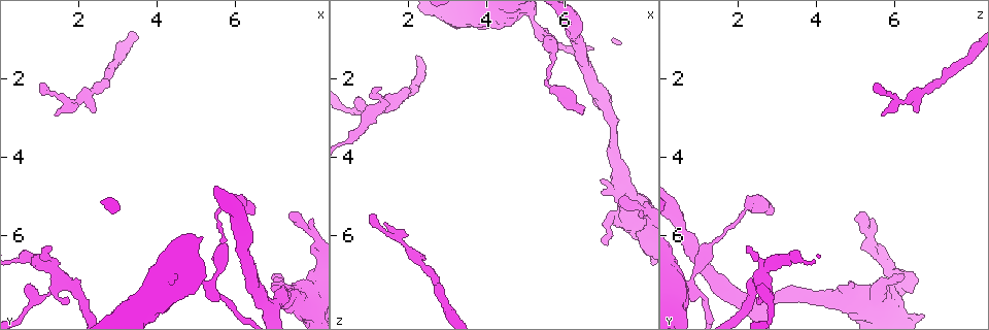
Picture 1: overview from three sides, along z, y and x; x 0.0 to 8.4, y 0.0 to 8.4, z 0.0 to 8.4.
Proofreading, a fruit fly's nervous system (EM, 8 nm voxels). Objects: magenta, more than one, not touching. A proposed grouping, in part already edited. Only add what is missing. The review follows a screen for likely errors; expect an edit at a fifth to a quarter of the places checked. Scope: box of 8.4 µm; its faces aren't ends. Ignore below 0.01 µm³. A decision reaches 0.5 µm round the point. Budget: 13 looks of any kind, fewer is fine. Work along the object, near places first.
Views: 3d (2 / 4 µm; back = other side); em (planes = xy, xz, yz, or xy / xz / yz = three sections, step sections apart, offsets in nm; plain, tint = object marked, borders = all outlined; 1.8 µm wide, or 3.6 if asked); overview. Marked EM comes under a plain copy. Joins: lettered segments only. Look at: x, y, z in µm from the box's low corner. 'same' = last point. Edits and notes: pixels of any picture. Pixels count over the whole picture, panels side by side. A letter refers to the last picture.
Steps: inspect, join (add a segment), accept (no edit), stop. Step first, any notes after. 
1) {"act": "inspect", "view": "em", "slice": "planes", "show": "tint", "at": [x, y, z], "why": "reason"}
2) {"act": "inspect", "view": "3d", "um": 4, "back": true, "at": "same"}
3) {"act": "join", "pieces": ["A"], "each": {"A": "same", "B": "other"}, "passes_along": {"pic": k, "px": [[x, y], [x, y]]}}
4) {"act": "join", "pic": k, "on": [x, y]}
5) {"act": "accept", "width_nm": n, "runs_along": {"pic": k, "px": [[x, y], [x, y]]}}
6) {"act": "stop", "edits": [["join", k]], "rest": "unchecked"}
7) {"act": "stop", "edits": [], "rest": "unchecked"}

{"act": "inspect", "view": "em", "um": 3.6, "slice": "yz", "step": 16, "show": "borders", "at": [1.05, 2.15, 5.40], "why": "thin end"}

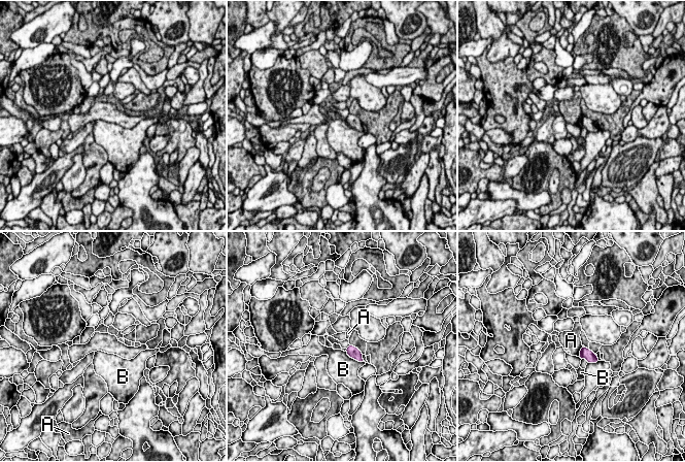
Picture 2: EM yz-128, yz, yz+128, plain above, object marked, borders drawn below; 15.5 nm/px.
{"act": "accept", "each": {"A": "other", "B": "other"}, "border": {"pic": 2, "px": [[582, 345], [578, 356]]}, "found": "no lettered segment goes on from it"}

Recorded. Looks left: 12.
{"act": "inspect", "view": "em", "slice": "xz", "step": 8, "show": "tint", "at": [2.45, 2.85, 6.60], "why": "an open end"}

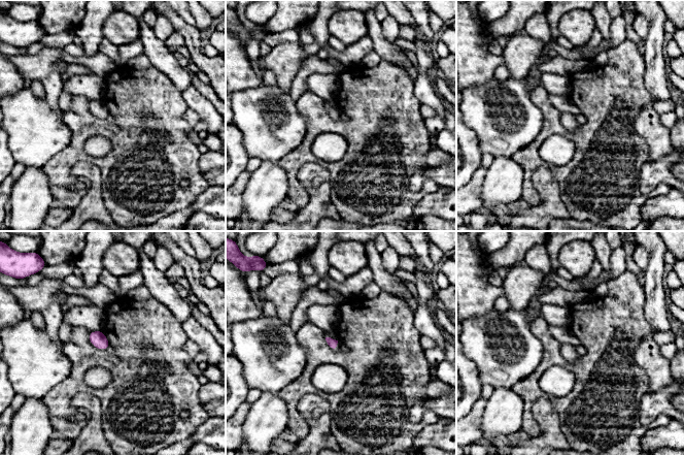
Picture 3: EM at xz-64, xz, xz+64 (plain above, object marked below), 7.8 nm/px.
{"act": "inspect", "view": "em", "slice": "xz", "step": 8, "show": "borders", "at": "same", "why": "see the neighbours"}

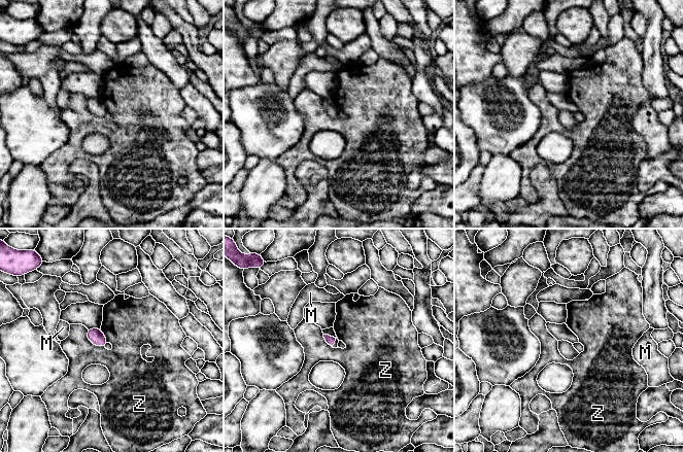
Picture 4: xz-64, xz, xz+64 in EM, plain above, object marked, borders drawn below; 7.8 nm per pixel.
{"act": "accept", "each": {"M": "other", "Z": "other"}, "border": {"pic": 4, "px": [[87, 329], [87, 338], [104, 347]]}, "found": "none of them fits"}

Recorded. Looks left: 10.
{"act": "inspect", "view": "3d", "um": 2, "at": [1.35, 6.35, 2.30]}

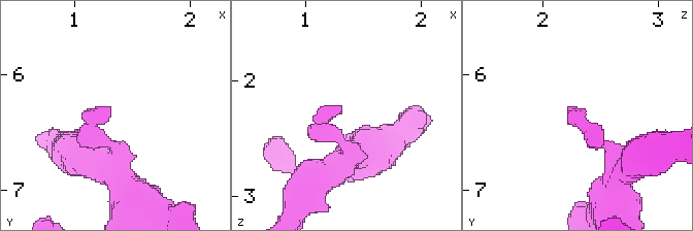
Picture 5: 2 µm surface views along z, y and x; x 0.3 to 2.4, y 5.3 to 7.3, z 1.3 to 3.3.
{"act": "inspect", "view": "em", "slice": "yz", "step": 8, "show": "borders", "at": [1.34, 6.32, 2.24]}

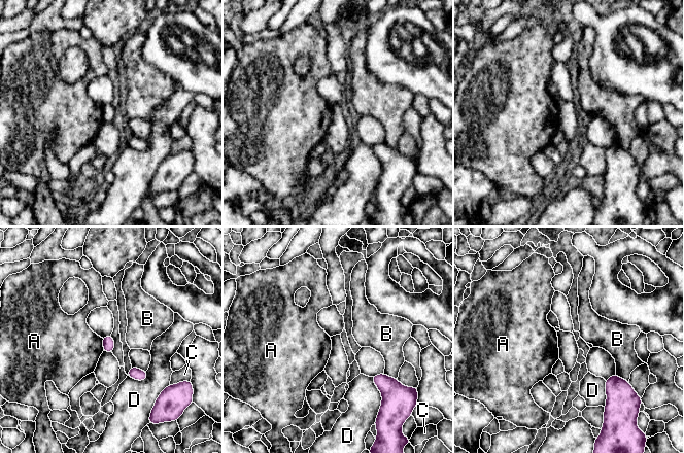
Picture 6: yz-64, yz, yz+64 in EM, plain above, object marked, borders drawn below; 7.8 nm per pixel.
{"act": "accept", "each": {"A": "other", "B": "other", "C": "other", "D": "other"}, "found": "no lettered segment goes on from it"}

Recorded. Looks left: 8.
{"act": "inspect", "view": "em", "slice": "planes", "show": "borders", "at": [7.35, 5.50, 5.15], "why": "free end"}

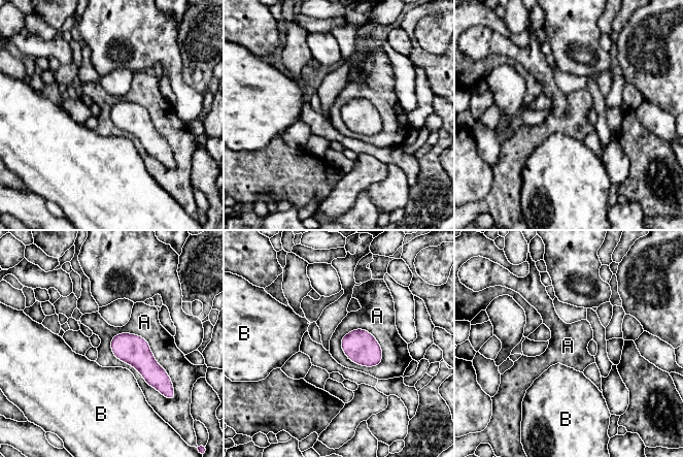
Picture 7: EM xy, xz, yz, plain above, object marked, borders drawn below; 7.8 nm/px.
{"act": "accept", "width_nm": 220, "each": {"A": "other", "B": "other"}, "border": {"pic": 7, "px": [[113, 335], [111, 352], [161, 394]]}, "found": "no lettered segment goes on from it"}

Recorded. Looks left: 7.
{"act": "inspect", "view": "em", "slice": "yz", "step": 4, "show": "borders", "at": [6.50, 5.45, 2.85], "why": "free end"}

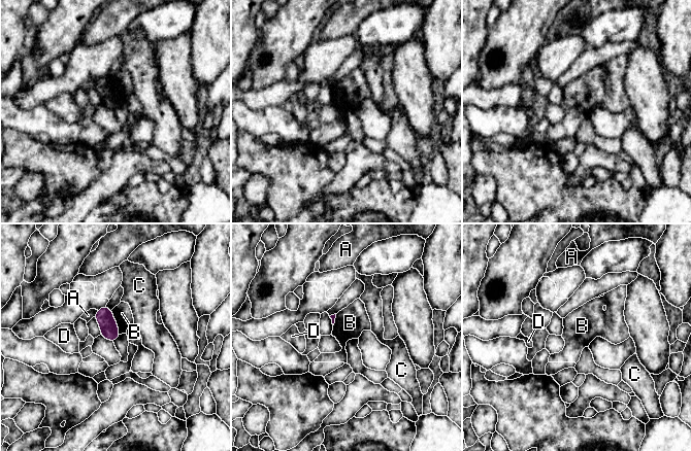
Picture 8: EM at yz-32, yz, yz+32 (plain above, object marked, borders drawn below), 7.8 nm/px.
{"act": "accept", "each": {"A": "other", "B": "other", "C": "other", "D": "other"}, "border": {"pic": 8, "px": [[111, 309], [111, 314], [121, 334]]}, "found": "no lettered segment goes on from it"}

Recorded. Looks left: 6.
{"act": "stop", "edits": [], "rest": "unchecked"}

